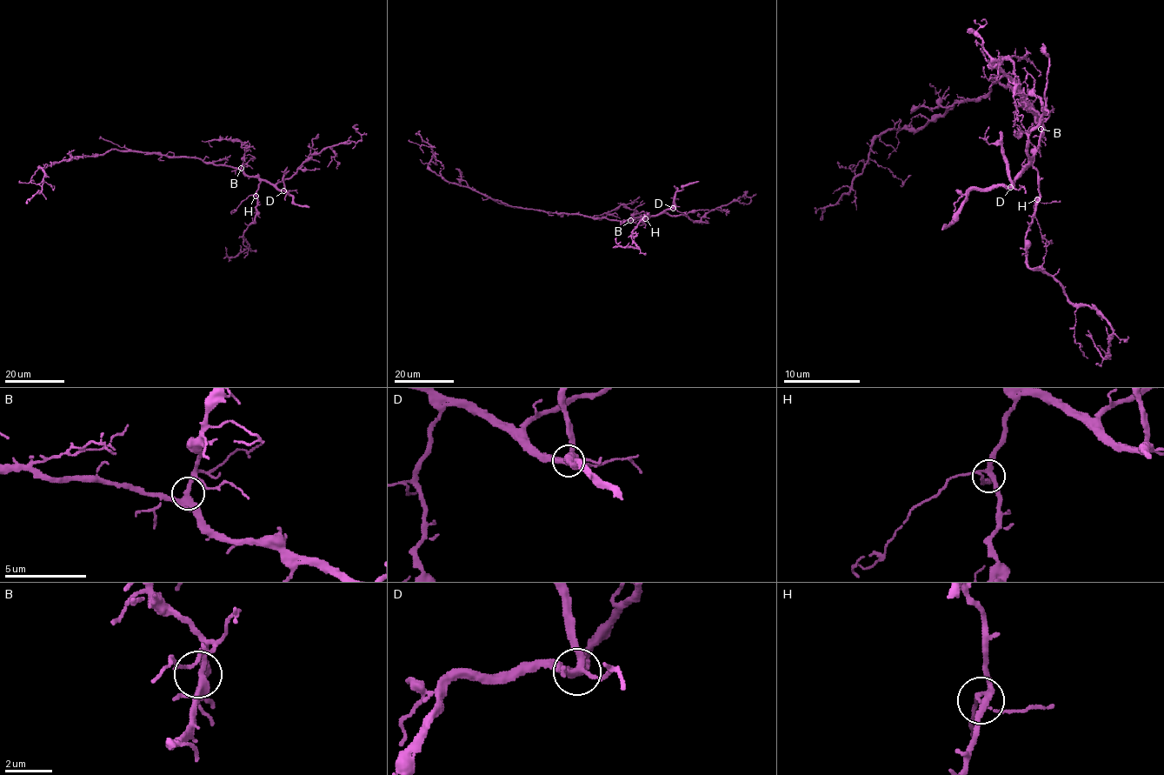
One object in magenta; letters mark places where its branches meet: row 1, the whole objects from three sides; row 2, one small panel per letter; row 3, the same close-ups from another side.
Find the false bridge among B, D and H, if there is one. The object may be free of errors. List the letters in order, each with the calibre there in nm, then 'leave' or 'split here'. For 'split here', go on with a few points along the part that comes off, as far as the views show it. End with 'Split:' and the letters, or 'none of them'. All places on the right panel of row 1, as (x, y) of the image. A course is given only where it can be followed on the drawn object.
B: 360 nm thick; leave
D: 360 nm thick; leave
H: 240 nm thick; leave
Split: none of them

